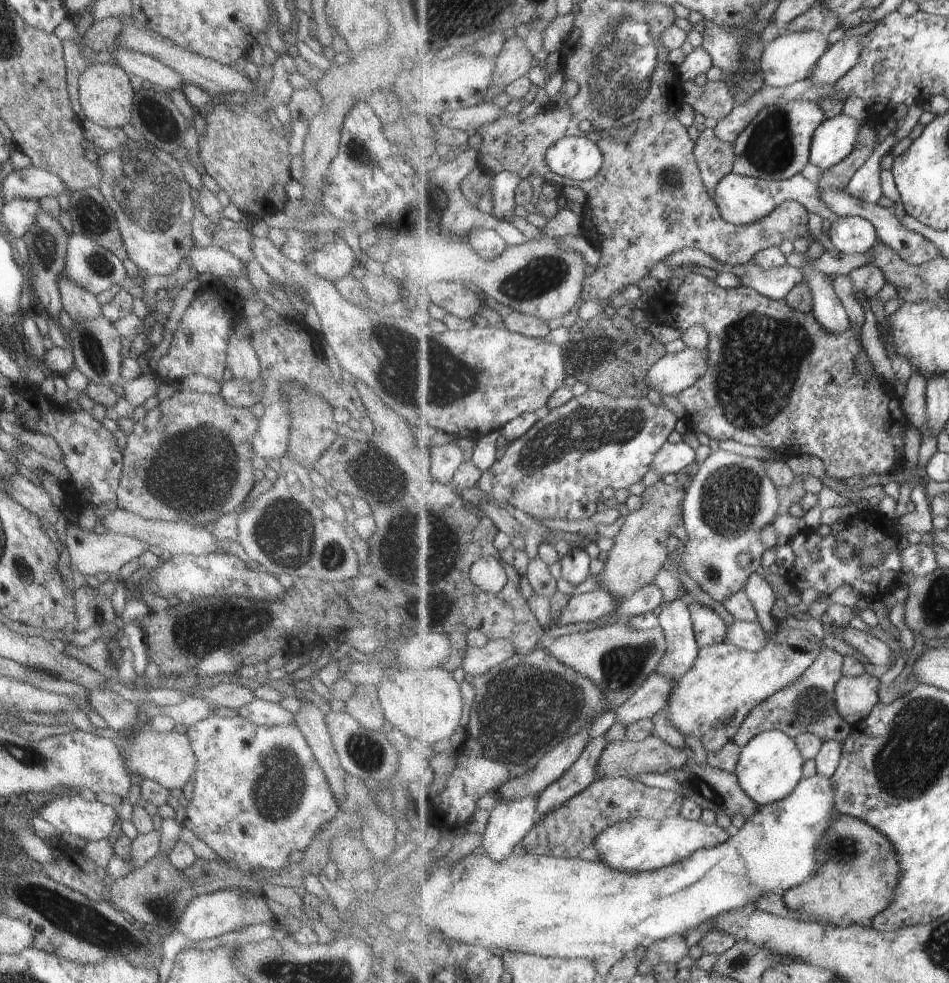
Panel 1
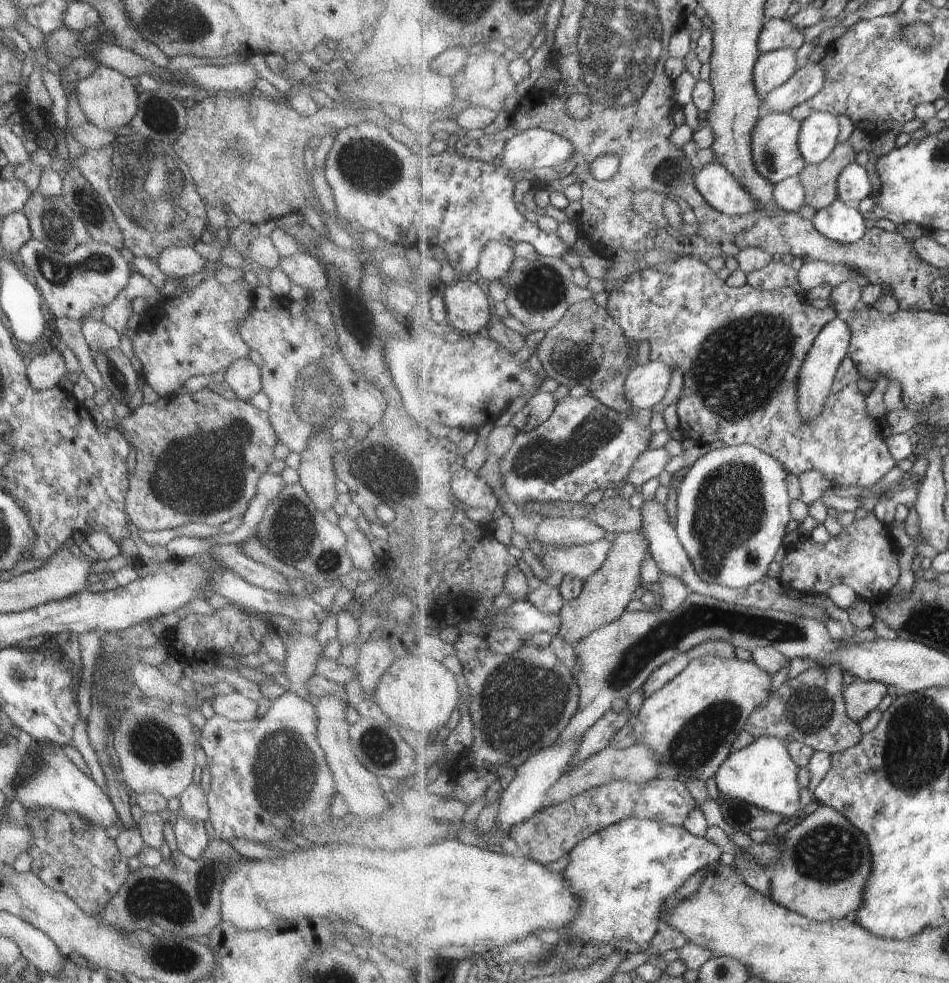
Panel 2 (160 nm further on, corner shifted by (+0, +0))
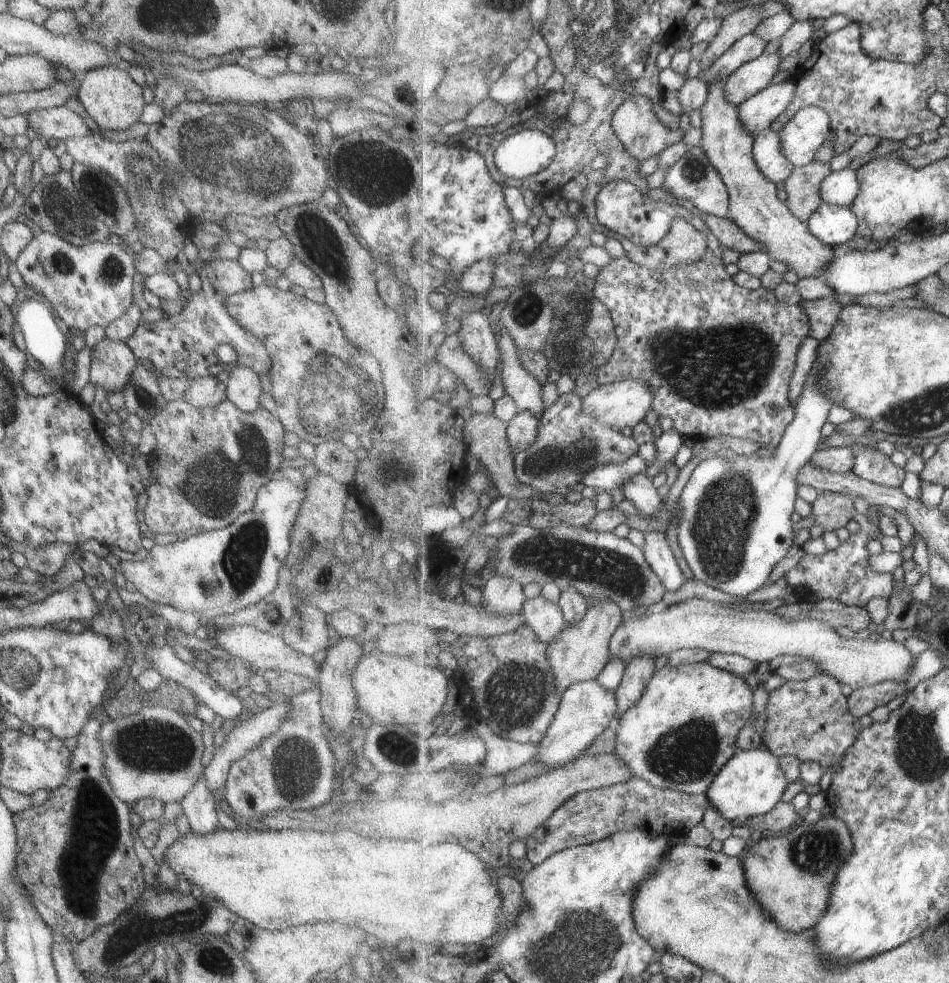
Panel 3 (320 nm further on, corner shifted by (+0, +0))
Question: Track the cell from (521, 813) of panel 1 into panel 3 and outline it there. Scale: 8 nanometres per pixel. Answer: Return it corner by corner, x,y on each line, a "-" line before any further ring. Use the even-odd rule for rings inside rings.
597,681
580,682
569,687
560,700
560,707
553,724
541,741
539,752
535,756
540,758
544,766
548,766
545,773
579,758
602,732
616,722
617,712
616,690
609,691

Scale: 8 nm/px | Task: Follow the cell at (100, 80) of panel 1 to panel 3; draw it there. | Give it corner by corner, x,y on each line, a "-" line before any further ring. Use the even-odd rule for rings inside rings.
95,67
79,76
77,86
77,100
83,106
83,110
100,126
101,129
125,130
135,122
138,122
142,113
143,98
139,87
121,67

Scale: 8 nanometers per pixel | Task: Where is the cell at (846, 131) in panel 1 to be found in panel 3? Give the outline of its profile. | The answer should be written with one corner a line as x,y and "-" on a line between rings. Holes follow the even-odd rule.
815,105
801,109
783,130
783,154
796,166
813,162
815,152
825,144
831,132
830,114

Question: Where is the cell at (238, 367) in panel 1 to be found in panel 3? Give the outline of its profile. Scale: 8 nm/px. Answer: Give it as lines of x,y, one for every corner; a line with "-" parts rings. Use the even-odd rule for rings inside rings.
231,367
228,370
226,399
244,413
256,411
259,408
259,396
263,392
257,378
257,373
251,369

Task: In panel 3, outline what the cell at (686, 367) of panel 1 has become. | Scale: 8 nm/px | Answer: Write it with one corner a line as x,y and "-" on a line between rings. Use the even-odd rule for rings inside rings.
627,379
616,383
609,383
593,389
582,397
582,409
594,419
612,426
617,430
635,428
639,422
645,420
647,412
654,404
654,391
650,383
635,379

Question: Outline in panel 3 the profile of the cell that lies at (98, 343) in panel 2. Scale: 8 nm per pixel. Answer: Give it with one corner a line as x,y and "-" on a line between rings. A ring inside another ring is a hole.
105,336
95,344
90,358
88,382
91,382
98,392
102,389
105,393
121,393
130,381
134,368
139,364
136,356
123,341
114,341

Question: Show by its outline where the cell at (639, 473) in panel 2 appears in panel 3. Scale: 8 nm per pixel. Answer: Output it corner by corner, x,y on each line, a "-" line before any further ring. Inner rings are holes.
633,455
620,465
597,465
594,469
583,473
580,482
596,490
608,491
620,488
636,474
647,473
648,468
647,461
642,456

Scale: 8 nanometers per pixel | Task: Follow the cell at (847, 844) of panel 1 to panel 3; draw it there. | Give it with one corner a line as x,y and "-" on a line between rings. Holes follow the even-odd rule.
830,815
813,824
801,822
788,833
749,843
742,860
746,882
766,912
783,930
799,933
815,927
830,909
830,890
838,870
851,853
854,853
854,842
850,828

